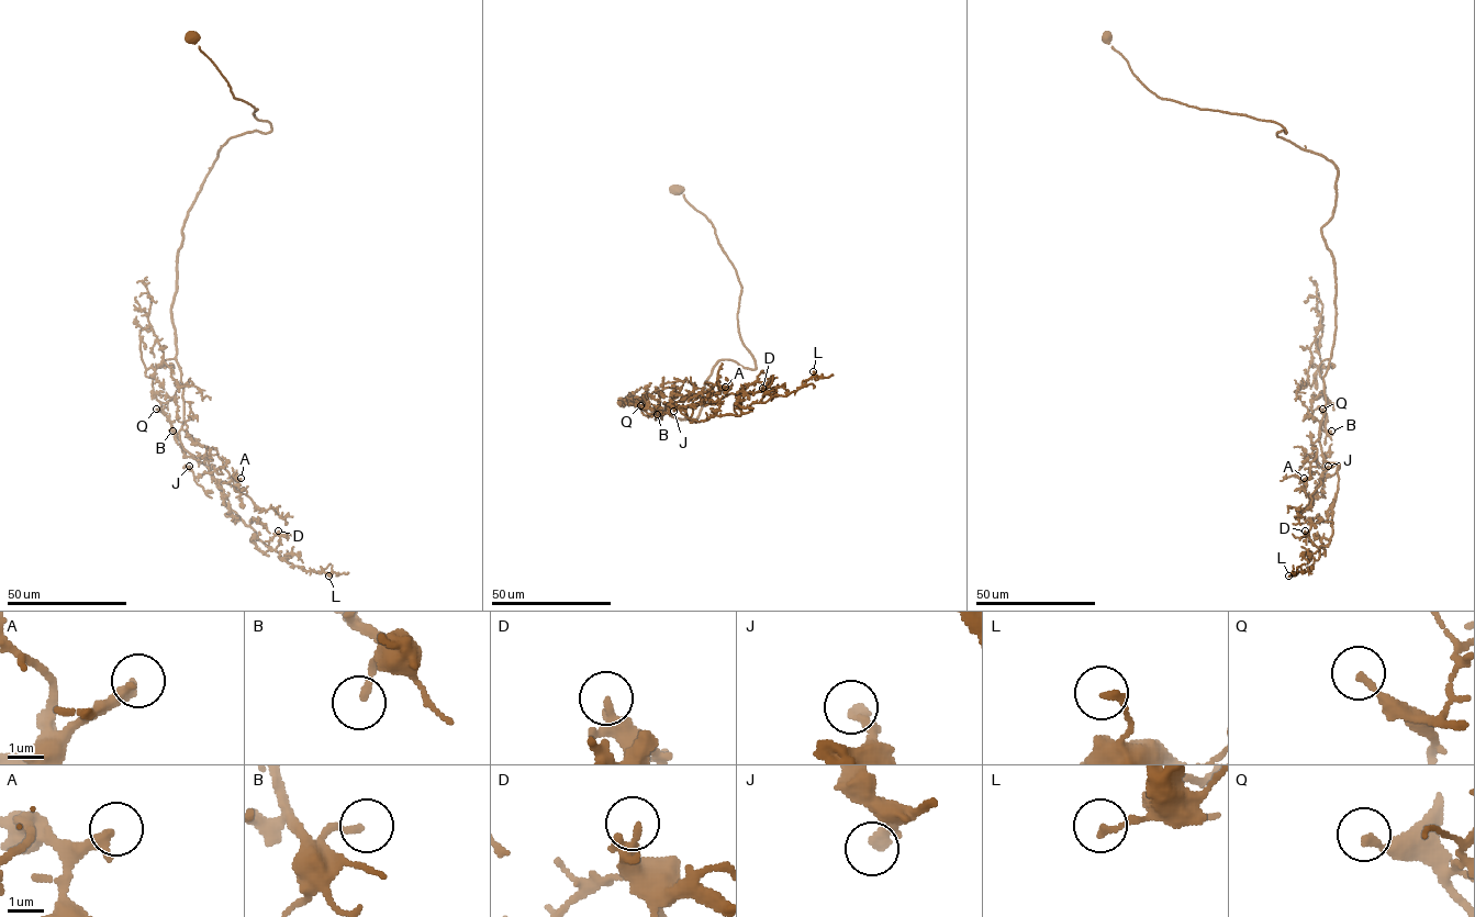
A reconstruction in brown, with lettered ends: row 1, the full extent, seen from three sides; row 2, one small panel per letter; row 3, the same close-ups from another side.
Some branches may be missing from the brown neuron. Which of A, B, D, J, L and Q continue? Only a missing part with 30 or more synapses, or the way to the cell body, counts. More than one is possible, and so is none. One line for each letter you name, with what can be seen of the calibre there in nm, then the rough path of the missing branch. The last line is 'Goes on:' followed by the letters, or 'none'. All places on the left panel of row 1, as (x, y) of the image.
A: calibre 360 nm; course (241, 478), (265, 470), (288, 483), (308, 485), (312, 492), (306, 499)
Goes on: A

